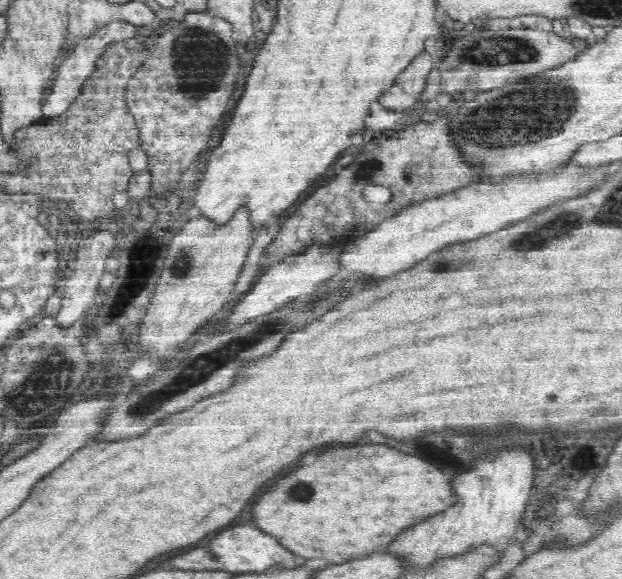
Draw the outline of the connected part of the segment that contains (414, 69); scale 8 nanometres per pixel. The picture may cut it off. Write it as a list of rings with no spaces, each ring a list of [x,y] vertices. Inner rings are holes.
[[[426,51],[417,54],[380,98],[378,104],[390,112],[410,112],[422,98],[430,70],[436,67],[434,58]]]

